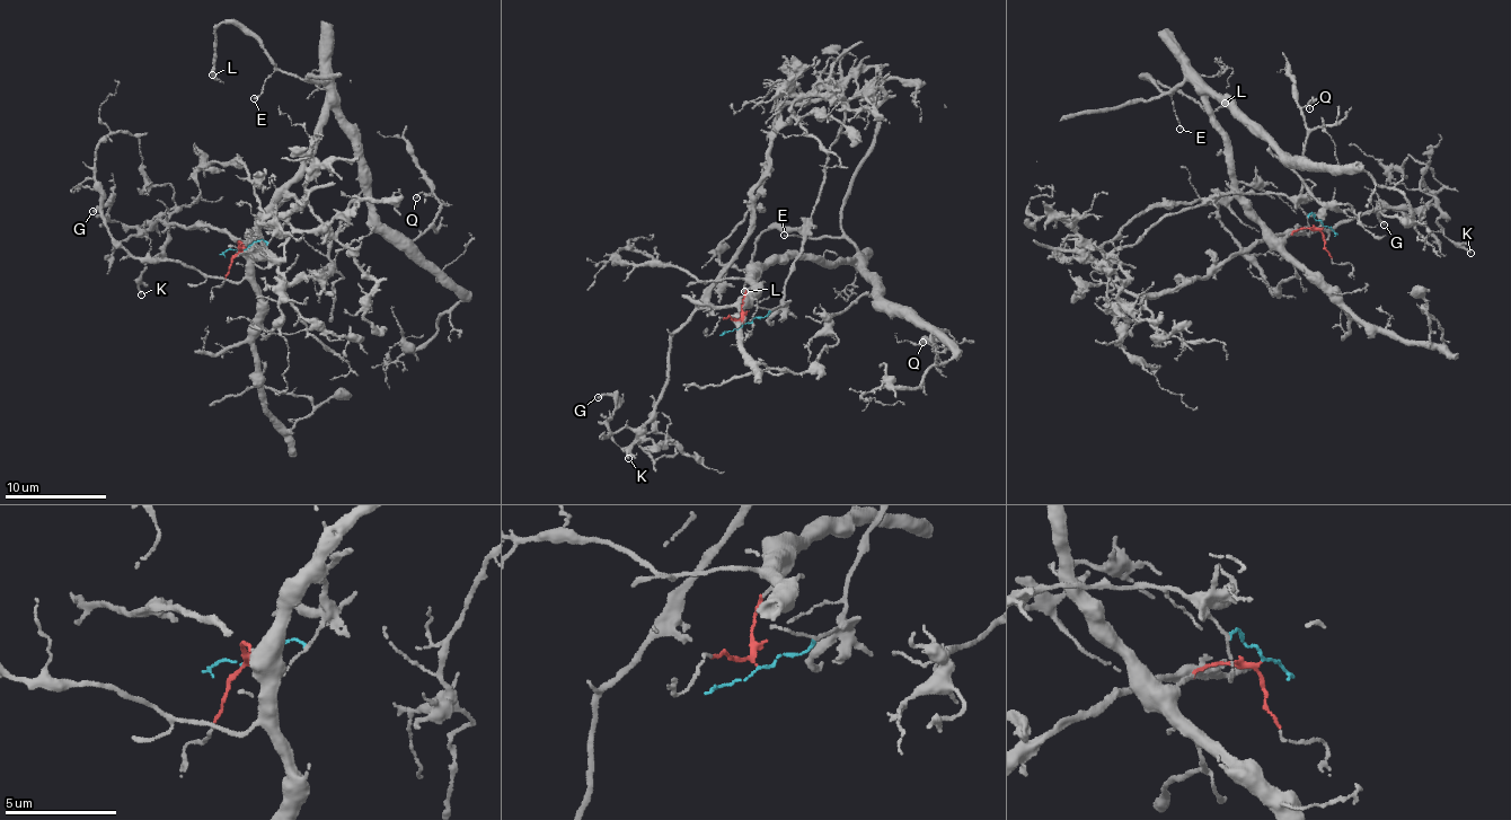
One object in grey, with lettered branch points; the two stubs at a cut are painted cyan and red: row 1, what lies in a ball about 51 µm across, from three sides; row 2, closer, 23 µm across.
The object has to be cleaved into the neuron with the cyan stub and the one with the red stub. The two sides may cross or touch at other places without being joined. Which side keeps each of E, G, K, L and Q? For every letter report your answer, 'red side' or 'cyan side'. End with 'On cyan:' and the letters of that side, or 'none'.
E: red side
G: cyan side
K: cyan side
L: red side
Q: red side
On cyan: G, K

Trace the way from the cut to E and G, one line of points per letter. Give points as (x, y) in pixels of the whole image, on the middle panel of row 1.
E: (743, 322), (741, 303), (758, 272), (788, 258), (821, 266), (856, 259), (857, 250), (844, 237), (784, 234)
G: (743, 322), (780, 306), (845, 117), (833, 98), (778, 104), (757, 219), (671, 340), (628, 448), (597, 397)

